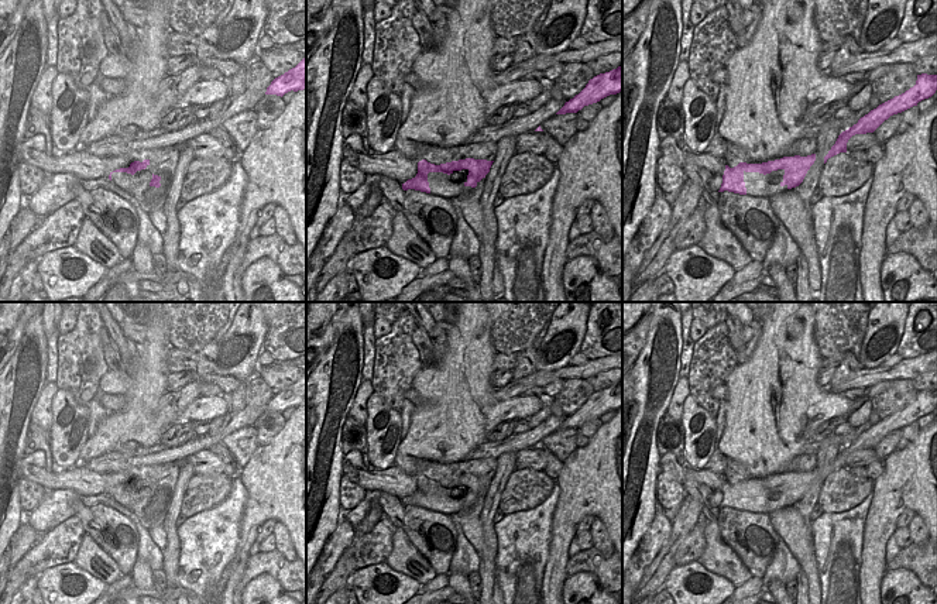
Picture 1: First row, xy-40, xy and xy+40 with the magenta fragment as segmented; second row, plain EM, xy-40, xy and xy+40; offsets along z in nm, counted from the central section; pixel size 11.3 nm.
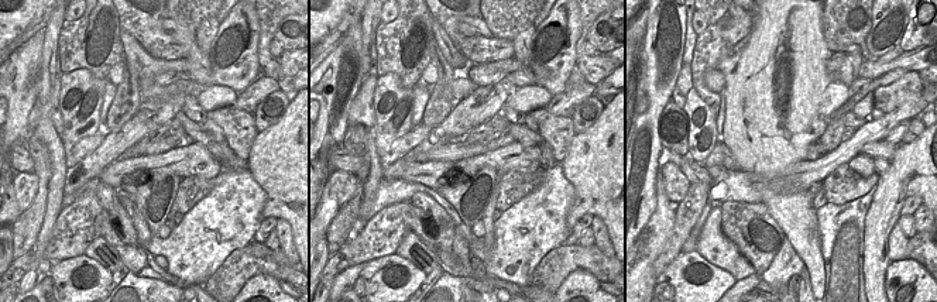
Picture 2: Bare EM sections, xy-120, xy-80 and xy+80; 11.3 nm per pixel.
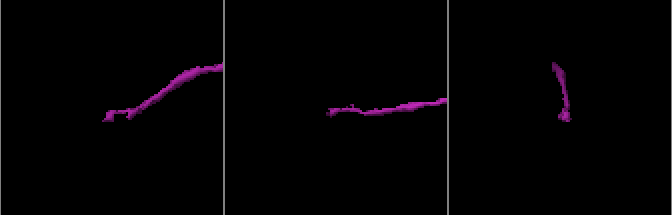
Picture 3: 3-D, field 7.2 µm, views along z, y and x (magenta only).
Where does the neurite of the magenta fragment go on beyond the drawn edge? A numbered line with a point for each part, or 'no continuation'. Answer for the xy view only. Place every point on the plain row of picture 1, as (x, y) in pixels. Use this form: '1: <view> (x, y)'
no continuation

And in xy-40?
no continuation

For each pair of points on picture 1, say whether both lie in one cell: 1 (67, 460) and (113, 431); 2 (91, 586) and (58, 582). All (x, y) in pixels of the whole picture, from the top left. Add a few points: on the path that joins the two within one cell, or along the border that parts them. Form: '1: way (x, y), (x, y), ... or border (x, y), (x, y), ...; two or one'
1: border (89, 438), (76, 459); two
2: way (83, 575), (61, 570); one

